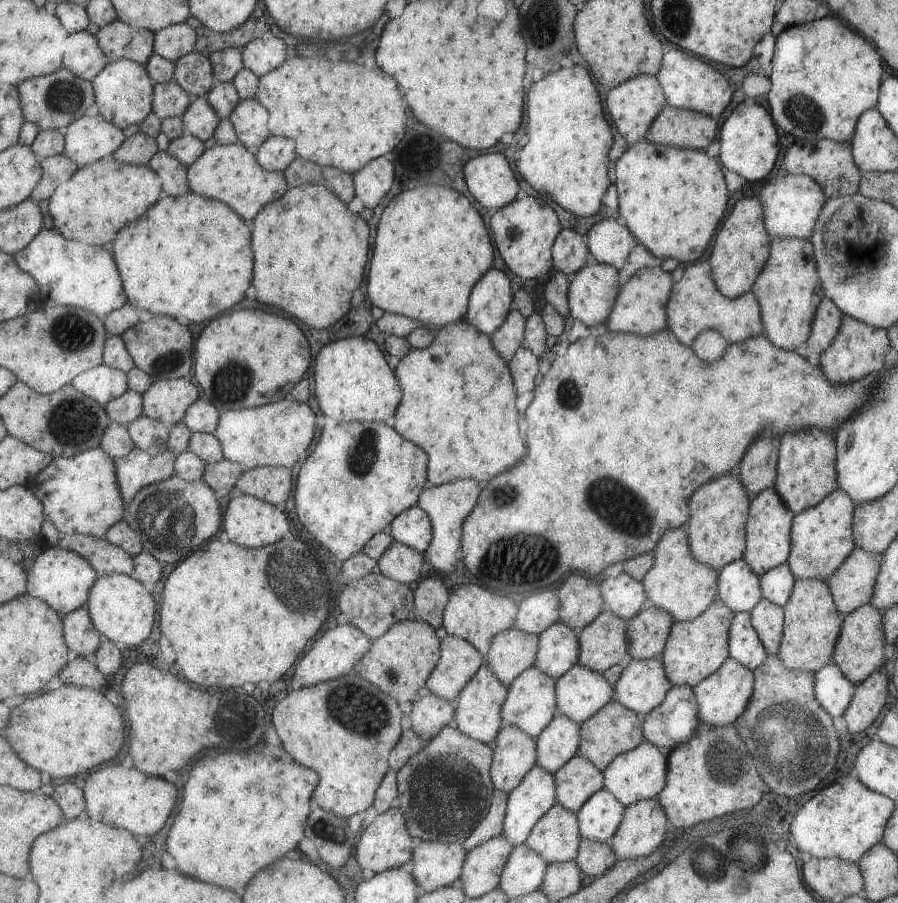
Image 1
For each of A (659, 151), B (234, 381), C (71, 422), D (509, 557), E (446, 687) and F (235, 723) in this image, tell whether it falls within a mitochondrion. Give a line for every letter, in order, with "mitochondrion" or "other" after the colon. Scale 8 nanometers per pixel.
A: other
B: mitochondrion
C: mitochondrion
D: mitochondrion
E: other
F: mitochondrion

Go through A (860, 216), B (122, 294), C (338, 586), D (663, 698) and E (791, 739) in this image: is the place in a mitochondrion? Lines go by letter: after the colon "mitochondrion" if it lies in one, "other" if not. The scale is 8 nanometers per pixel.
A: other
B: other
C: mitochondrion
D: other
E: mitochondrion

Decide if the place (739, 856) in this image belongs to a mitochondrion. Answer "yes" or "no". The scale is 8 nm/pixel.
yes

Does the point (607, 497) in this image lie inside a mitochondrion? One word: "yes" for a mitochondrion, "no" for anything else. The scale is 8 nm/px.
yes

